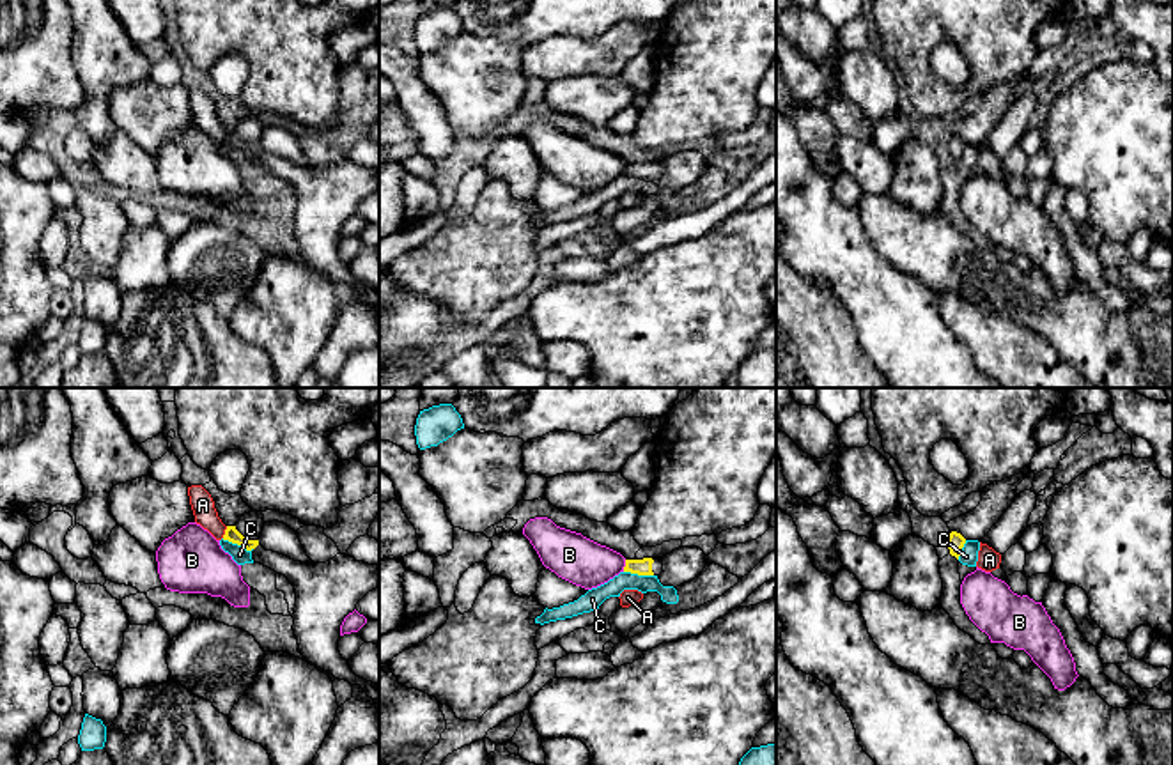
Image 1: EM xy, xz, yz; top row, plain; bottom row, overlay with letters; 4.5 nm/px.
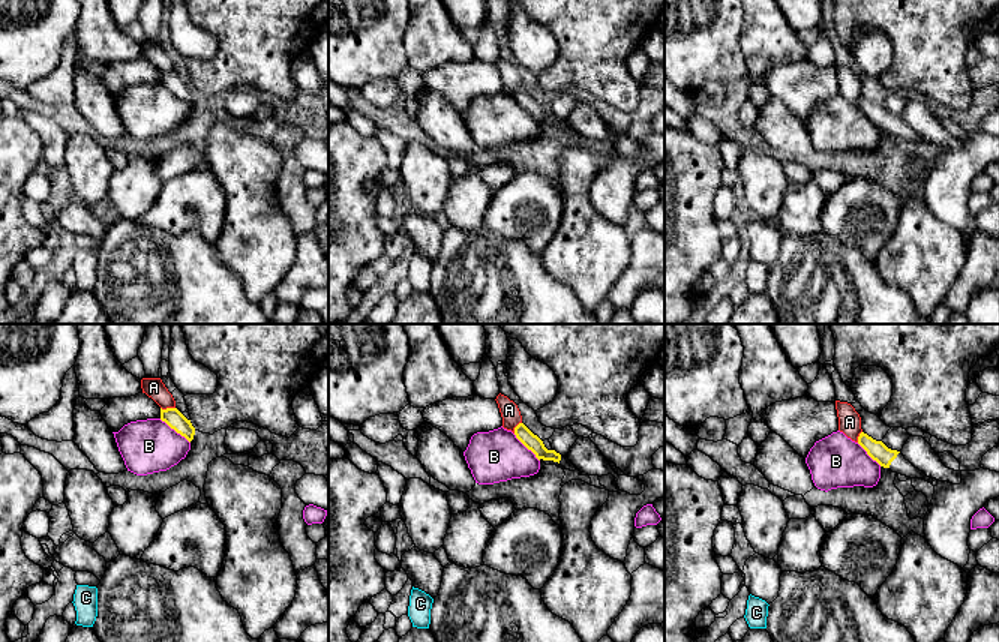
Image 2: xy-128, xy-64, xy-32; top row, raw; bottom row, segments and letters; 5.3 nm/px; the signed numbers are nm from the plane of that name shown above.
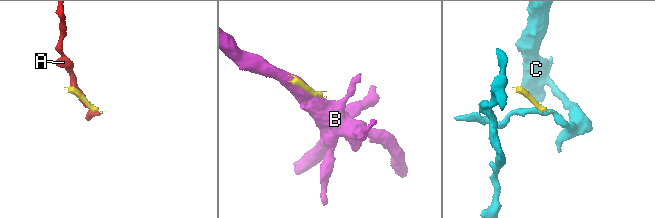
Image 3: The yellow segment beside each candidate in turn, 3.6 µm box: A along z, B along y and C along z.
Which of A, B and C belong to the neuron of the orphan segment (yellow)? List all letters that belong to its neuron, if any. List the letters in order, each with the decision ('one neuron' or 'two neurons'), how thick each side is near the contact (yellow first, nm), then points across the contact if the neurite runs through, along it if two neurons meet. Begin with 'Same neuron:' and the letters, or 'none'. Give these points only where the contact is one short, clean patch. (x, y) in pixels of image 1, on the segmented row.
Same neuron: none
A: two neurons | 70/110 nm
B: two neurons | 80/220 nm
C: two neurons | 70/80 nm | along xy (222, 539), (252, 549)

